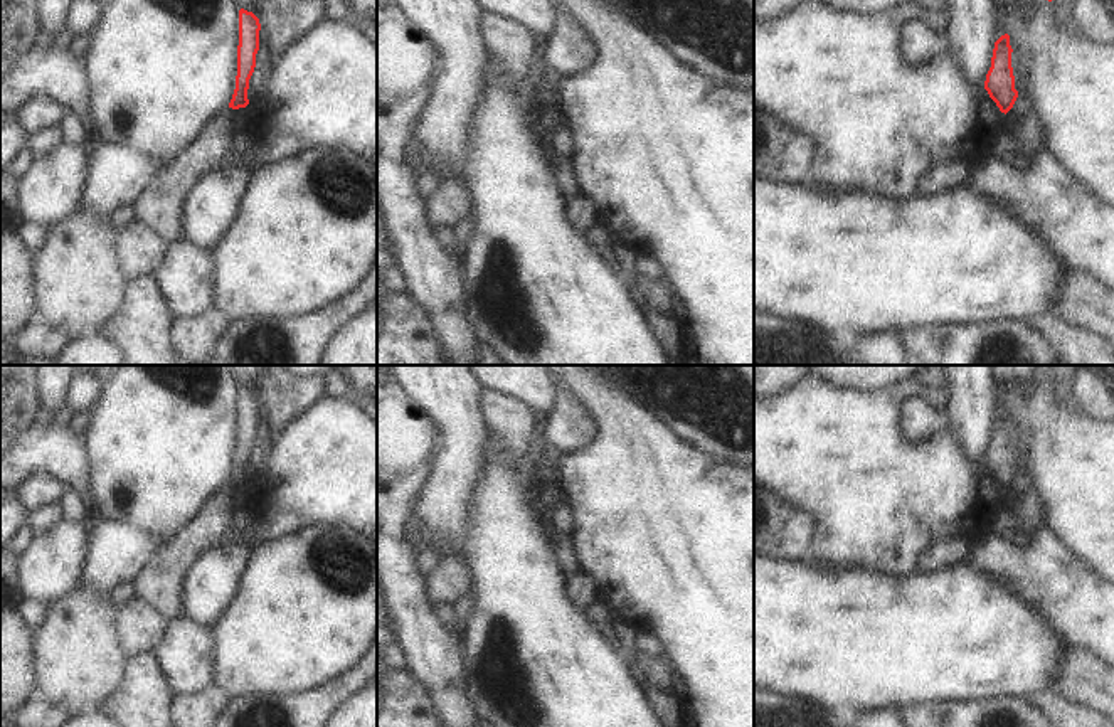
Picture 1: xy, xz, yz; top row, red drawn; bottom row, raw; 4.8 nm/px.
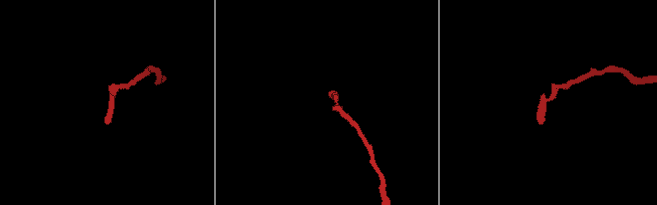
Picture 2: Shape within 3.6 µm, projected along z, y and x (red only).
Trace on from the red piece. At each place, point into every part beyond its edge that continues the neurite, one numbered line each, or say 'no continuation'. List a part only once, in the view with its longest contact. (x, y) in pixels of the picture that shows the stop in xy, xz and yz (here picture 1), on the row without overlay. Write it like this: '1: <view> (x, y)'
no continuation

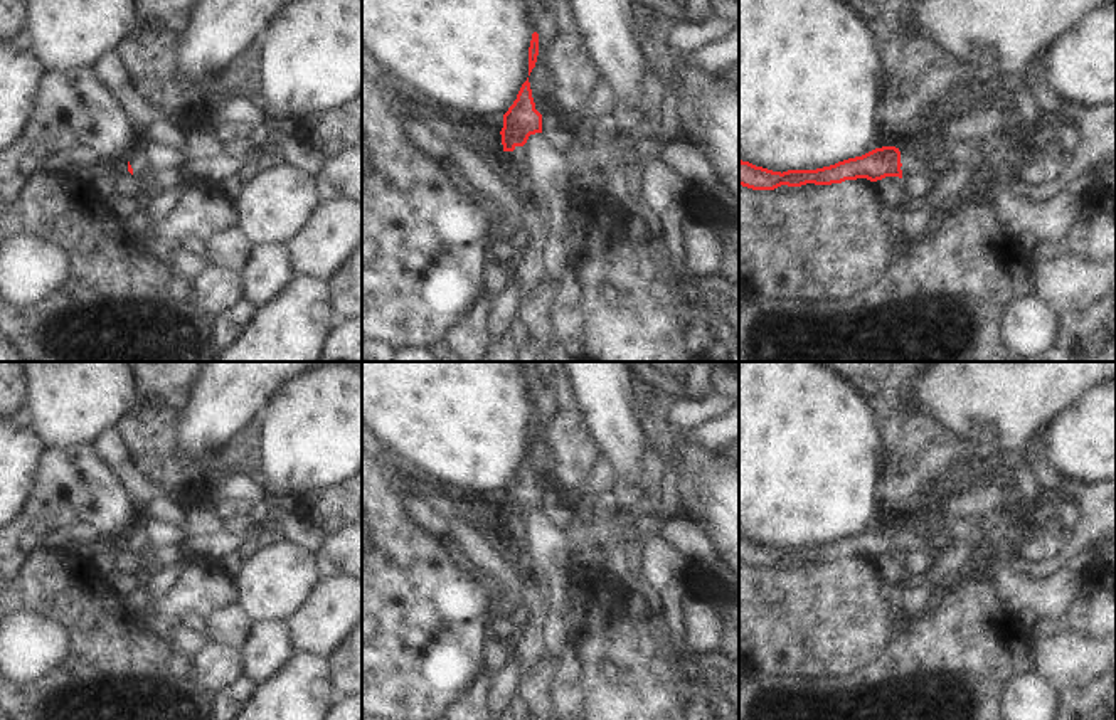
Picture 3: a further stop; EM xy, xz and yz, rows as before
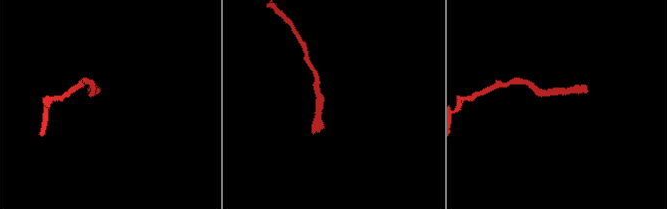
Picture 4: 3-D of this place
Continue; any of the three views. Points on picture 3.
1: yz (913, 544)

